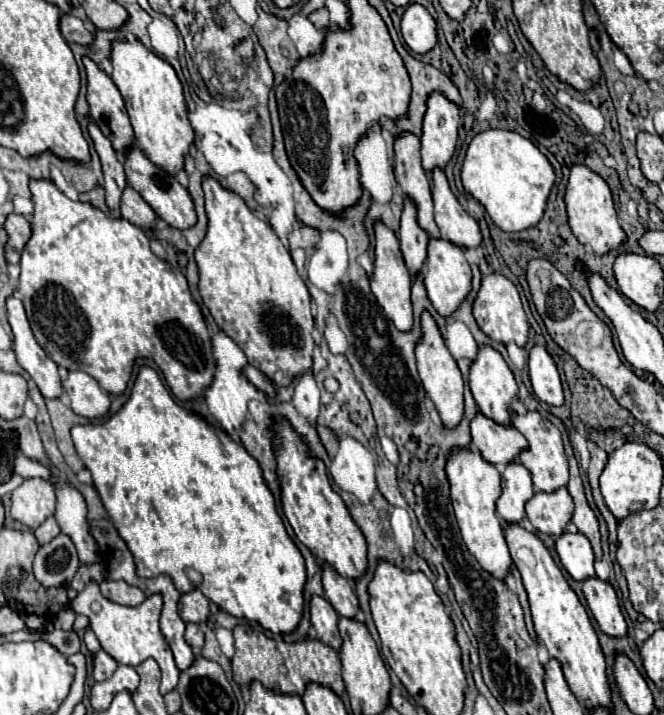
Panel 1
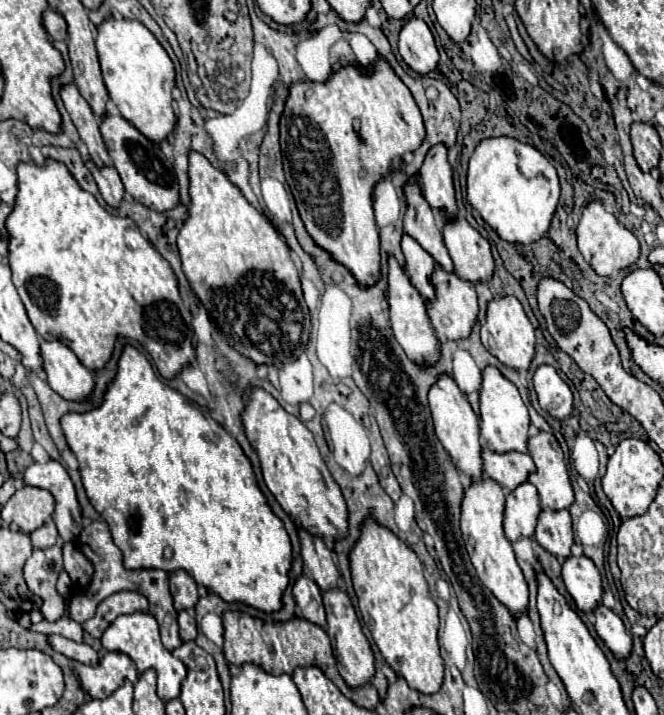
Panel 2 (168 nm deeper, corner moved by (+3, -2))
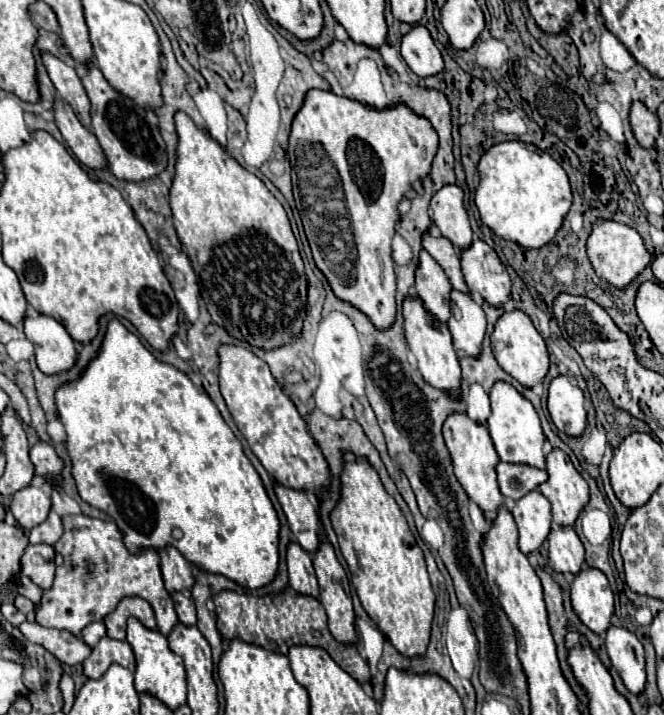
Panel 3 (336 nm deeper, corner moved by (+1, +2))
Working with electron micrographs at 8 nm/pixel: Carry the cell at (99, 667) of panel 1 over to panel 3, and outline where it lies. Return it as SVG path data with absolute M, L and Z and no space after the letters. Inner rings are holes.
M21 623L17 627L31 643L37 643L41 647L45 647L49 653L53 653L61 663L65 665L77 665L83 663L91 649L89 645L85 645L81 639L77 639L75 635L71 635L69 631L61 631L61 629L49 629L37 623Z

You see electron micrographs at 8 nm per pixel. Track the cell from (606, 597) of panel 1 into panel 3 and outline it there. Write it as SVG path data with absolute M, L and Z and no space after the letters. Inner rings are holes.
M609 627L605 635L607 653L623 679L623 685L633 695L641 695L645 689L645 653L641 641L623 627Z

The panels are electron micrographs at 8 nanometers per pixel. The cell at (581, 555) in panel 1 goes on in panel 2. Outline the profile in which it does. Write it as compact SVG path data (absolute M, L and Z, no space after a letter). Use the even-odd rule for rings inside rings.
M587 555L567 557L563 561L561 577L579 609L593 611L593 607L601 603L601 593L603 593L601 575L595 563Z

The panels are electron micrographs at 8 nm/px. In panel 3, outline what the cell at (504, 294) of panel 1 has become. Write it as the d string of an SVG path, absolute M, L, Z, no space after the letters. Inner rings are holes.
M511 311L505 313L497 325L495 331L491 333L491 341L493 341L493 355L497 357L497 363L513 377L517 379L521 385L525 387L535 387L537 383L541 383L549 371L549 353L545 347L543 337L537 333L537 329L533 327L531 319L523 313L523 311Z

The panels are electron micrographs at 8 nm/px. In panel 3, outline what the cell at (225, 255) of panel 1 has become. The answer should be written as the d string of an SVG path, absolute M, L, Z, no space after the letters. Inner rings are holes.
M175 113L175 177L169 189L173 223L197 273L201 297L217 325L231 337L263 349L293 341L303 329L307 311L307 279L295 235L283 205L269 193L265 183L241 167L209 133L199 129L187 113Z

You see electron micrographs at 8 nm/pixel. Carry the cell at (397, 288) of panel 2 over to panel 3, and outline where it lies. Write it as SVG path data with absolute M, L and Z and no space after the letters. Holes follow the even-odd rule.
M417 297L405 299L403 317L405 317L405 339L407 339L407 345L409 345L411 353L417 357L419 371L421 371L423 379L429 385L433 385L435 389L441 389L441 391L449 393L449 397L459 399L461 367L459 367L459 359L457 359L455 349L453 349L453 341L451 341L451 333L449 333L447 325L437 321L437 319L433 319L423 309L421 299L417 299Z

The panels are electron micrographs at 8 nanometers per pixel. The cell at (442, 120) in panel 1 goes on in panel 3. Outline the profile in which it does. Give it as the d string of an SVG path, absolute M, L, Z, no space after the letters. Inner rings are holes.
M445 185L441 191L437 191L431 199L431 211L431 219L445 239L449 239L457 249L467 249L471 245L471 227L463 207L461 187Z

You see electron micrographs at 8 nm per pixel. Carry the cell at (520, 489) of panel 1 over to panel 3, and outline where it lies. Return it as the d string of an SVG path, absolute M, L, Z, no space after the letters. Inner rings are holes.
M531 491L517 501L511 511L519 527L519 549L529 555L537 551L551 531L551 505L539 491Z

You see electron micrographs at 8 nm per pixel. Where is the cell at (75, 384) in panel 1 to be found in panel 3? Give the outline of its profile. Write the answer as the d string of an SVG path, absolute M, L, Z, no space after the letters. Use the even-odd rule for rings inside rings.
M29 313L23 319L23 331L35 345L37 365L43 373L53 375L59 371L67 371L75 363L75 341L67 333L67 329L51 315Z

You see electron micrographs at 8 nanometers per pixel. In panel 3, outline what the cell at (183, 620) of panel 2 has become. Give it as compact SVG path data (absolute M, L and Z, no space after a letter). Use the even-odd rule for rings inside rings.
M171 593L171 597L173 597L173 603L175 603L175 611L177 611L179 621L183 625L195 625L197 617L195 617L193 601L185 593Z

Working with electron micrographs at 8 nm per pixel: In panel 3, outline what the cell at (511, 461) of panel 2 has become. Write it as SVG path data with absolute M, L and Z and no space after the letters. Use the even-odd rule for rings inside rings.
M501 461L497 465L497 479L501 493L507 499L519 501L521 497L525 497L525 493L531 493L533 489L547 481L547 471L529 465L511 465Z

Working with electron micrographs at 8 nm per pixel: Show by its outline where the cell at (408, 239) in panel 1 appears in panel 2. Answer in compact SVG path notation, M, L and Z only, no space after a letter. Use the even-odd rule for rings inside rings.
M403 235L401 239L401 247L403 247L403 255L405 255L405 271L411 279L411 285L421 293L421 297L431 299L433 297L433 285L431 285L431 273L433 273L433 257L425 251L419 249L419 245L415 245L415 241L411 241L411 237Z

